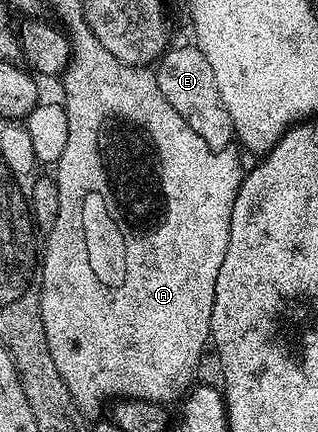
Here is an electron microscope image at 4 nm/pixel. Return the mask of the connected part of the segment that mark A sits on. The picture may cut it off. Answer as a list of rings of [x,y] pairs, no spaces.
[[[80,18],[70,22],[69,32],[67,40],[71,45],[71,63],[63,73],[67,147],[63,150],[63,158],[59,158],[55,166],[55,179],[59,186],[59,214],[55,218],[55,226],[48,229],[49,241],[43,244],[43,263],[39,268],[41,317],[43,330],[47,334],[47,346],[59,370],[59,378],[67,384],[67,390],[78,408],[88,410],[108,396],[121,396],[117,398],[125,400],[148,400],[151,404],[165,406],[168,400],[180,401],[190,391],[197,376],[197,364],[211,340],[215,278],[219,278],[219,266],[223,266],[223,257],[227,255],[231,238],[231,210],[235,206],[237,191],[241,188],[243,167],[233,150],[218,150],[207,146],[207,142],[203,142],[203,138],[199,138],[199,134],[195,134],[195,130],[191,130],[191,126],[187,126],[187,122],[175,114],[171,102],[161,96],[156,75],[152,71],[120,64]]]

